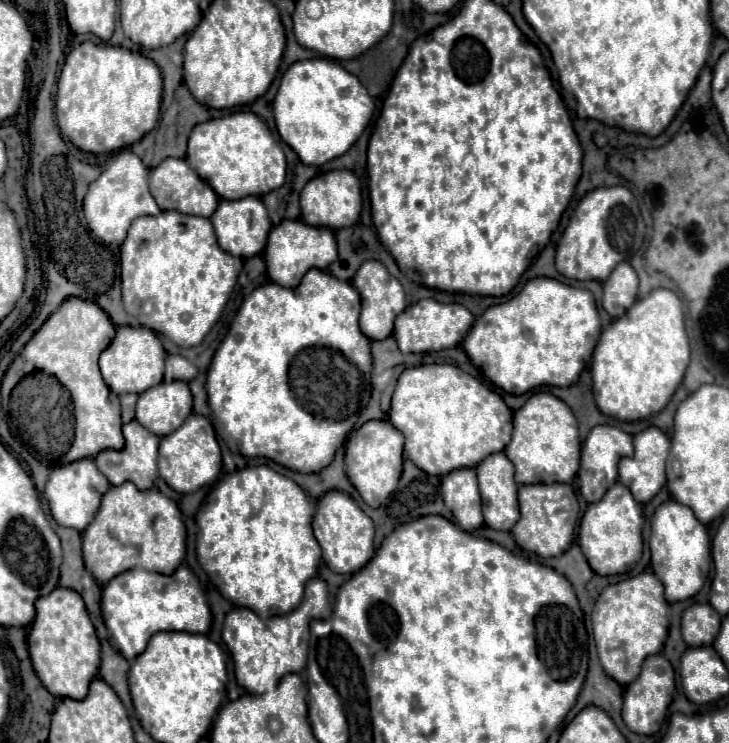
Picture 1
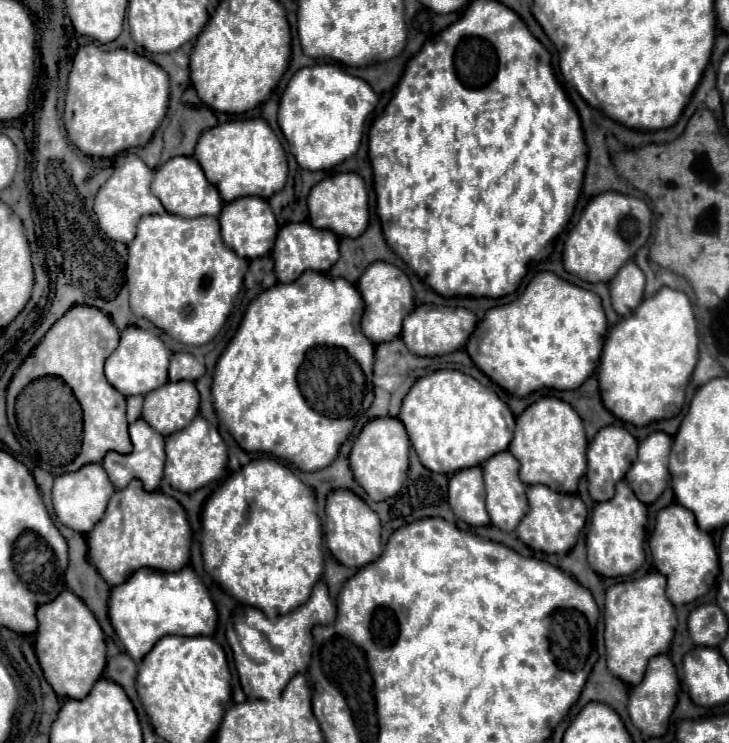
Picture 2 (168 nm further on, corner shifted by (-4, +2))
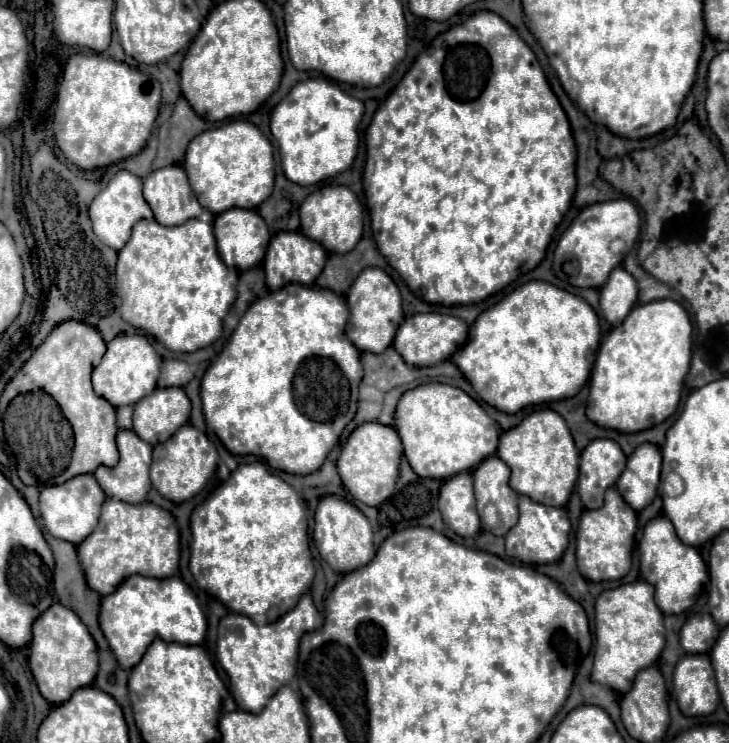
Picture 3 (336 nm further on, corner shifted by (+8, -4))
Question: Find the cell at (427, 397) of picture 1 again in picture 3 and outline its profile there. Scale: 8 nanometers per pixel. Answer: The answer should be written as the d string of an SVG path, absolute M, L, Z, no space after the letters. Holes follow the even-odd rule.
M432 382L404 392L396 406L394 422L404 444L404 456L412 470L422 478L444 480L464 470L472 470L498 448L500 426L496 420L456 386Z

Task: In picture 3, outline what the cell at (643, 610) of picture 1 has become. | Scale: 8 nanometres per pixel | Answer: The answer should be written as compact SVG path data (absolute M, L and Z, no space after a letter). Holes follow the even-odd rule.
M646 580L606 590L596 600L596 654L592 680L626 694L638 670L654 666L664 648L664 620Z

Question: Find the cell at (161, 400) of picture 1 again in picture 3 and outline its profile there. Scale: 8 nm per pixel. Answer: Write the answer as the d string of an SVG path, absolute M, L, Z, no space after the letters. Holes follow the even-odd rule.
M158 388L134 406L134 432L148 444L168 440L190 418L190 400L182 388Z

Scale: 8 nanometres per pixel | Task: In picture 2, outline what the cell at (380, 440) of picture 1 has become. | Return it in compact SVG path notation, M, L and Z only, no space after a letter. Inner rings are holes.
M392 416L374 418L362 428L360 436L354 440L350 452L350 468L354 472L356 482L366 490L366 494L372 500L380 502L394 496L402 488L408 472L408 452L410 452L410 440L404 424Z

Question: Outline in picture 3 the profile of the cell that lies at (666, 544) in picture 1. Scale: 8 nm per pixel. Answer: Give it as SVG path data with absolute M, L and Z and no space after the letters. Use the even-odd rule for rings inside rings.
M656 516L644 526L644 536L638 544L640 574L656 588L656 604L664 614L680 614L692 606L694 594L708 582L708 568L696 548L678 540L672 522L666 516Z

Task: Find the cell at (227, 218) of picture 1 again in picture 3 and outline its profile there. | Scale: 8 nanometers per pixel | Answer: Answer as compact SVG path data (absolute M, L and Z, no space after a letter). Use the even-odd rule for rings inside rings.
M230 208L228 212L218 214L214 220L214 236L218 242L218 252L226 262L226 266L236 268L240 272L250 270L264 260L264 252L270 240L270 232L260 214L256 210L246 210L246 208Z

